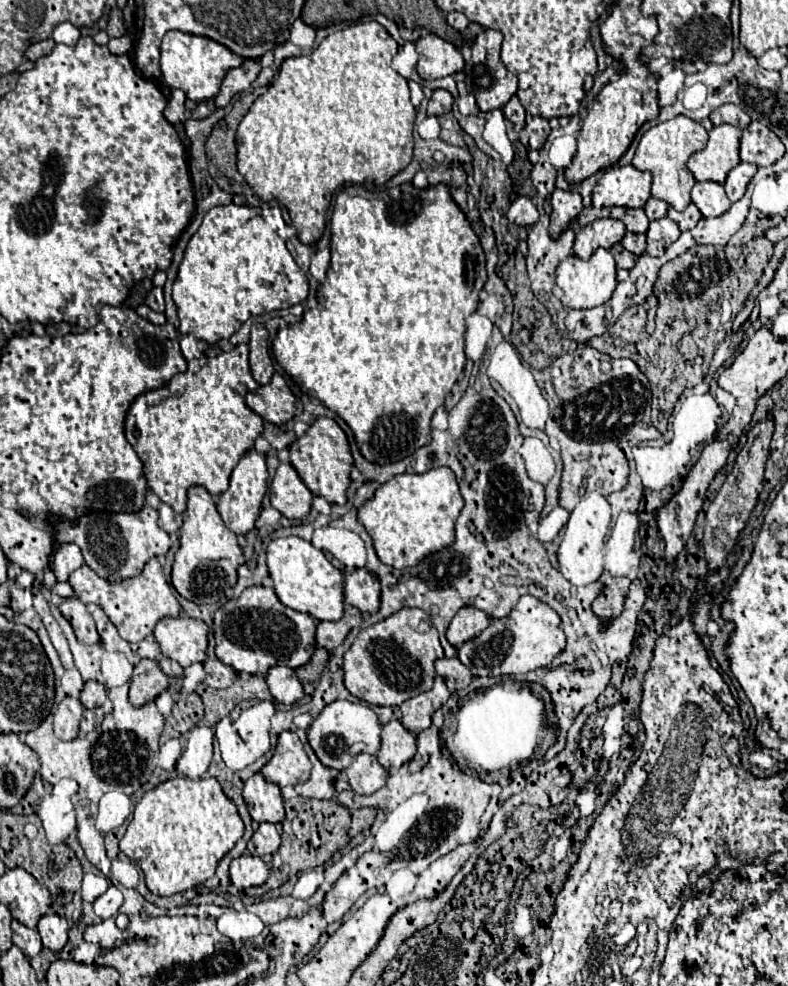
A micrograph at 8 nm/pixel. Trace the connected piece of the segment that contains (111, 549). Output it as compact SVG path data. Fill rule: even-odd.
M144 506L140 512L134 514L106 514L106 512L92 512L84 514L78 520L78 526L72 526L68 520L60 520L56 526L56 540L60 544L74 542L80 546L86 564L100 576L110 582L122 582L126 578L134 578L142 572L146 562L154 556L164 556L172 540L170 536L158 526L158 512L150 506Z

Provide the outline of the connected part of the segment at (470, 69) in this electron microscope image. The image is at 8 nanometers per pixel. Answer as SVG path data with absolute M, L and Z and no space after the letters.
M484 30L476 36L476 42L472 44L472 62L464 68L466 74L466 88L468 92L476 98L478 108L482 112L502 108L508 104L508 100L516 94L518 88L518 78L506 70L506 66L500 60L500 44L502 44L502 34L496 30Z

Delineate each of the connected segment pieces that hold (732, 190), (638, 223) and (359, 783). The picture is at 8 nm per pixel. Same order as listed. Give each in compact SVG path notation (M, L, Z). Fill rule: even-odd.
M740 162L734 170L730 170L730 174L726 178L726 184L724 184L730 202L736 202L744 196L746 186L752 180L752 176L756 174L756 170L758 168L754 164L746 164L746 162Z
M606 208L606 216L618 218L626 224L628 232L646 232L648 230L648 216L642 208Z
M358 754L354 762L346 768L348 782L356 794L368 796L380 790L386 784L386 770L378 764L376 756L372 754Z

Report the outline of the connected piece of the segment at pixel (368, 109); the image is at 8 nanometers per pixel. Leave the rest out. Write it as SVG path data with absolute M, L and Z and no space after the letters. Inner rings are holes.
M366 20L357 24L355 22L342 30L334 32L334 34L328 34L312 54L286 58L282 62L278 76L270 82L268 90L254 100L254 104L250 106L248 114L244 116L244 120L240 122L240 126L236 130L236 146L238 146L236 166L238 166L238 172L244 176L244 180L248 182L248 186L256 192L256 196L262 202L278 200L280 204L284 204L288 208L292 226L298 230L298 238L300 238L302 244L316 244L320 240L320 236L322 236L322 232L326 228L326 216L328 216L328 208L330 208L330 198L332 198L332 192L338 190L338 186L342 186L342 184L382 186L394 174L398 174L400 170L404 170L410 164L410 160L412 160L412 128L414 128L416 110L414 110L414 106L410 102L408 80L402 78L392 68L392 58L394 58L396 50L398 50L396 40L386 32L384 26L380 26L378 22L373 20Z

